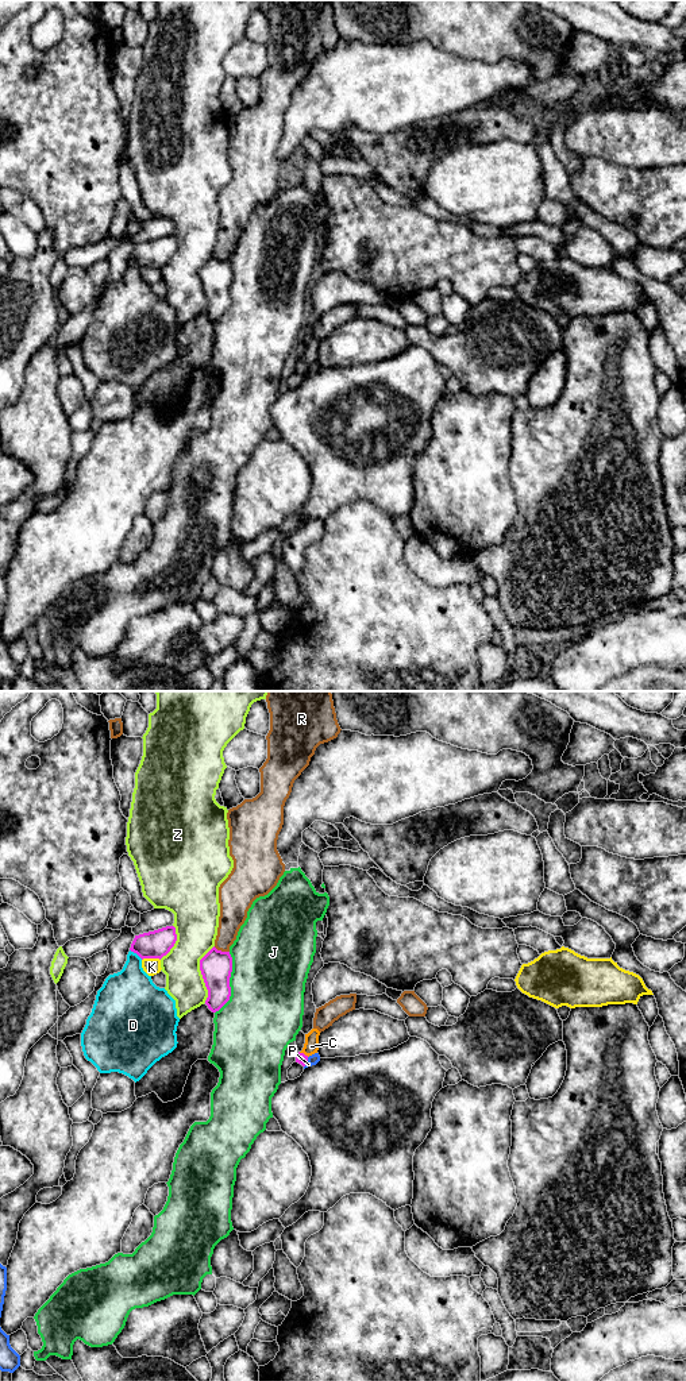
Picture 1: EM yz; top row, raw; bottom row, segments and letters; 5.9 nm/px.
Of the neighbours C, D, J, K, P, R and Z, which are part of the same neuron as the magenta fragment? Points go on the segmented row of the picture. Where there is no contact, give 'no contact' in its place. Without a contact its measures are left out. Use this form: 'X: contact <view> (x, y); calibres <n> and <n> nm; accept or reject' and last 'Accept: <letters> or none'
C: contact yz (303, 1053); calibres 70 and 90 nm; reject
D: contact yz (137, 953); calibres 160 and 300 nm; reject
J: contact yz (228, 983); calibres 190 and 440 nm; reject
K: contact yz (150, 957); calibres 160 and 100 nm; reject
P: contact yz (307, 1061); calibres 70 and 60 nm; reject
R: contact yz (220, 951); calibres 190 and 160 nm; reject
Z: contact yz (201, 973); calibres 190 and 240 nm; reject
Accept: none

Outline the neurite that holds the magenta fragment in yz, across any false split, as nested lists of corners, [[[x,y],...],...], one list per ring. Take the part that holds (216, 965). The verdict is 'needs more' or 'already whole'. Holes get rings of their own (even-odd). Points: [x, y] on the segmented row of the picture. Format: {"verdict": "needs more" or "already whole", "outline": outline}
{"verdict": "already whole", "outline": [[[215,946],[200,960],[200,971],[208,990],[205,1004],[212,1012],[219,1011],[231,996],[230,977],[232,957],[230,952]]]}

